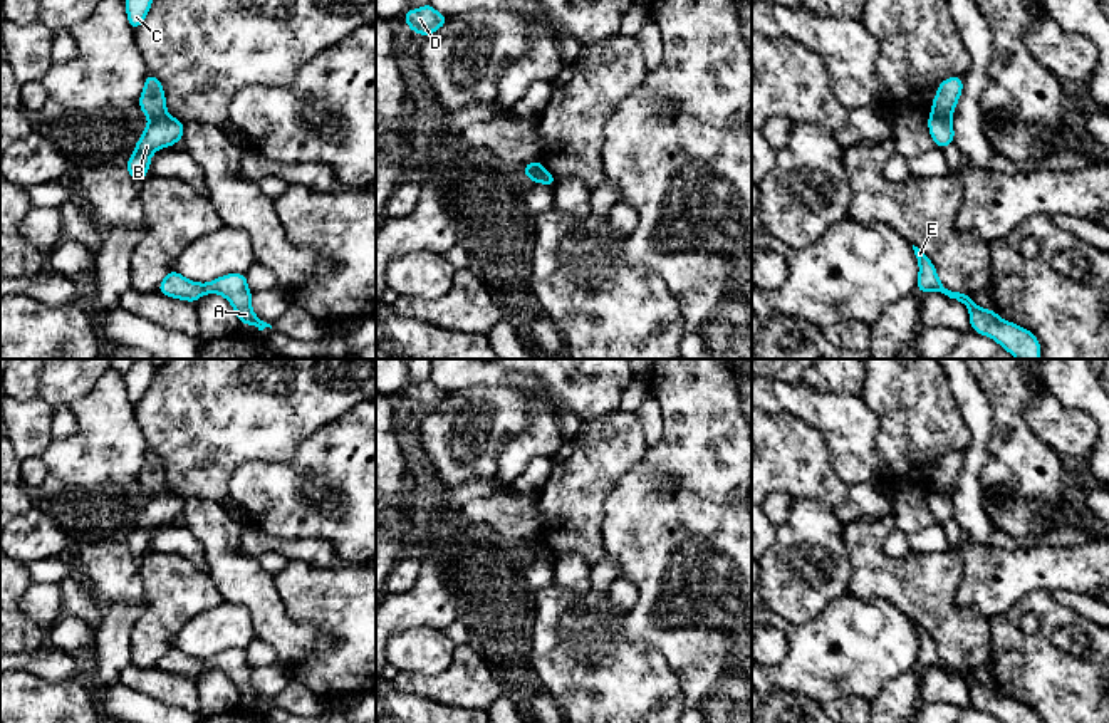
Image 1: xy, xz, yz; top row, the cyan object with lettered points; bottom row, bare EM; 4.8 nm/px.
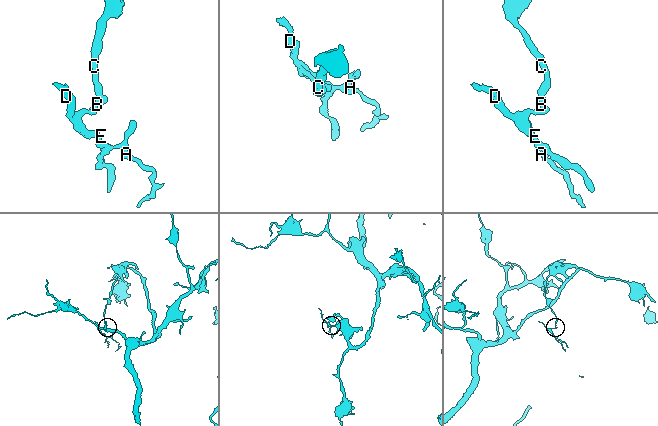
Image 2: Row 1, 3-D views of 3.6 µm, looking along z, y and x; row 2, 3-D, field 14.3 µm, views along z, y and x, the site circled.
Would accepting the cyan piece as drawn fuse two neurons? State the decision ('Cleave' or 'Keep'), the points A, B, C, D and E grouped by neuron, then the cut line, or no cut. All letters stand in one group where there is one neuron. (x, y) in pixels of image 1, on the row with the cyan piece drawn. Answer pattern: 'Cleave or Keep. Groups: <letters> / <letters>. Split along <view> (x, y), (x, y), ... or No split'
Cleave. Groups: A B D E / C. Split along yz (931, 113), (950, 118)

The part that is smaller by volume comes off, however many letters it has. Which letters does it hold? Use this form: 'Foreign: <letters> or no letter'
Foreign: A, B, D, E

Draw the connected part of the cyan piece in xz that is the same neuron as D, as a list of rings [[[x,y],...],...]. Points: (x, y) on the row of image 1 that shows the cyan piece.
[[[431,3],[419,7],[418,10],[406,10],[404,20],[408,27],[419,35],[431,35],[443,27],[450,17],[438,13]]]

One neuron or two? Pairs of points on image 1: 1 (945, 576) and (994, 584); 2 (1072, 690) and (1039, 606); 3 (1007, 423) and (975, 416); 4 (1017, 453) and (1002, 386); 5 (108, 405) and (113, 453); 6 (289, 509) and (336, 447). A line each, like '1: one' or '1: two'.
1: two
2: one
3: two
4: one
5: one
6: one

